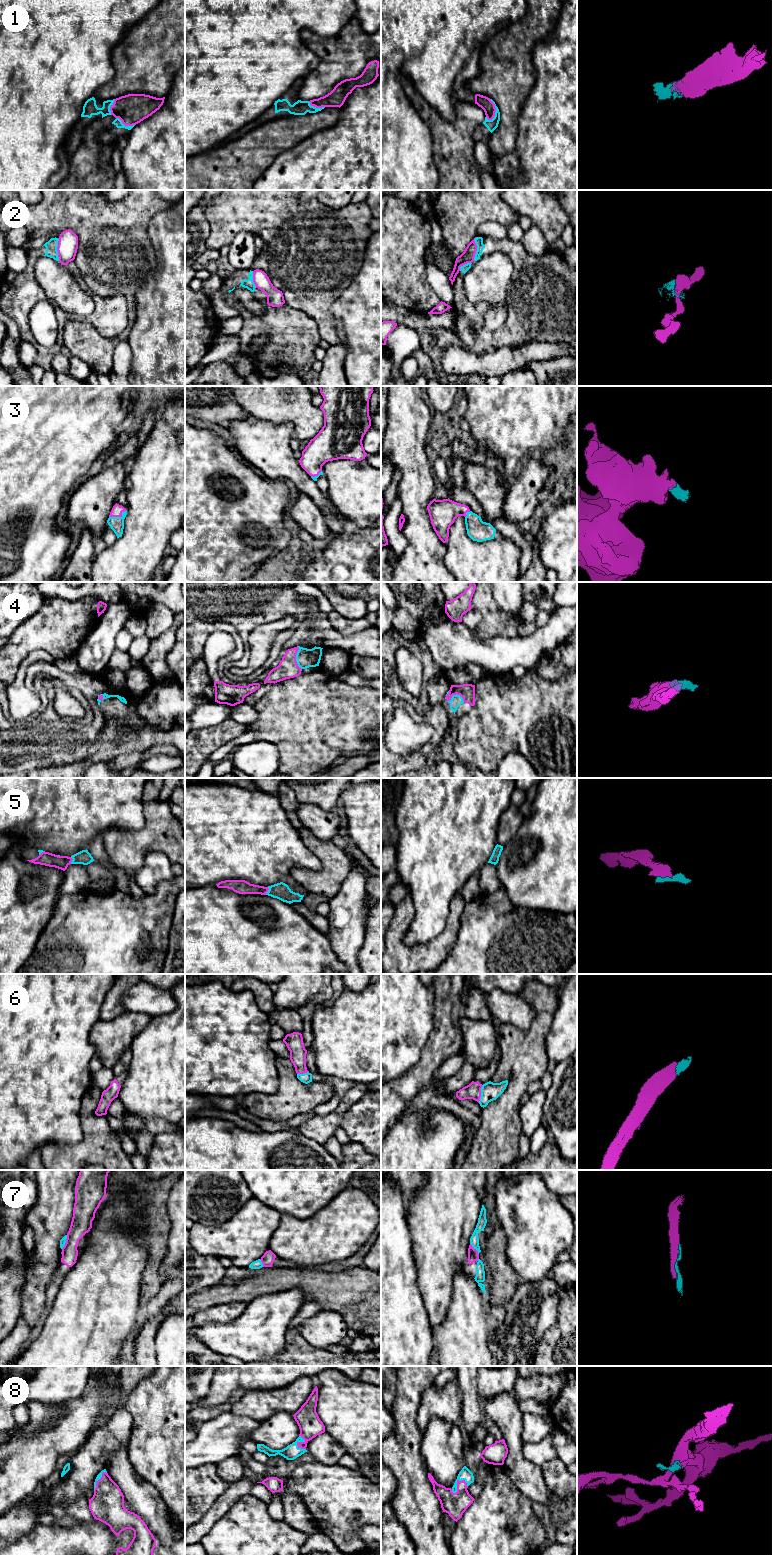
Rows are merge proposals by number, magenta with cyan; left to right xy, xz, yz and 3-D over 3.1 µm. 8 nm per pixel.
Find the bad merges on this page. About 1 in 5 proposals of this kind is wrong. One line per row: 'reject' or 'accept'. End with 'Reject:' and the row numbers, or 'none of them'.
1: accept
2: reject
3: accept
4: accept
5: accept
6: accept
7: accept
8: accept
Reject: 2

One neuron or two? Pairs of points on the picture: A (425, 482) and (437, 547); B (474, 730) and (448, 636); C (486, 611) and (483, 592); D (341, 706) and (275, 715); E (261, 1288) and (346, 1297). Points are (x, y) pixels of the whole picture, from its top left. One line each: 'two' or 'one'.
A: one
B: two
C: one
D: one
E: one

